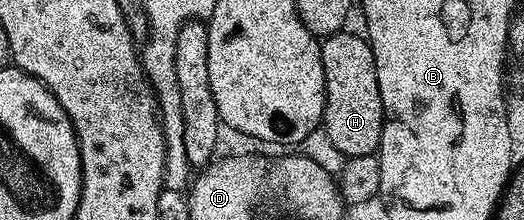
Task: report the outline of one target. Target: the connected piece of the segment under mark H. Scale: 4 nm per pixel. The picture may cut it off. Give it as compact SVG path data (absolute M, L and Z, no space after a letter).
M343 28L320 42L326 81L326 107L322 113L322 126L326 139L338 149L339 155L352 159L377 151L382 139L383 117L372 48L361 33L349 34L348 31Z

